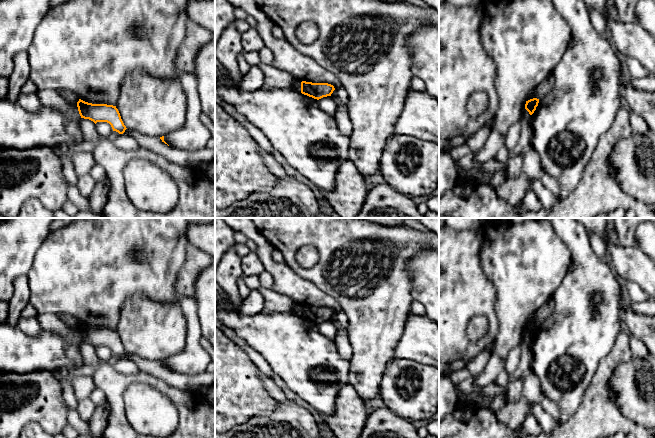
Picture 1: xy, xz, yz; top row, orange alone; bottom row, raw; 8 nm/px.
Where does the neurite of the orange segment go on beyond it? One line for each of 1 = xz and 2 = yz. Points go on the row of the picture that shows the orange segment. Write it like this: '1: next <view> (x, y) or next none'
1: next none
2: next none

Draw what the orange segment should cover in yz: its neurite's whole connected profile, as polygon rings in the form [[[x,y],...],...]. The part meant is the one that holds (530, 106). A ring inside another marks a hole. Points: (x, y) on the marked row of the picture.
[[[533,98],[526,101],[525,109],[529,112],[530,115],[532,115],[534,111],[536,110],[538,103],[539,103],[539,99],[537,98]]]

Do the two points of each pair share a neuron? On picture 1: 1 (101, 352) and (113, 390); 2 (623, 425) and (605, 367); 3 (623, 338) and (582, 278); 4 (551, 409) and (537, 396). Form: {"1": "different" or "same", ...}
{"1": "different", "2": "same", "3": "different", "4": "same"}

